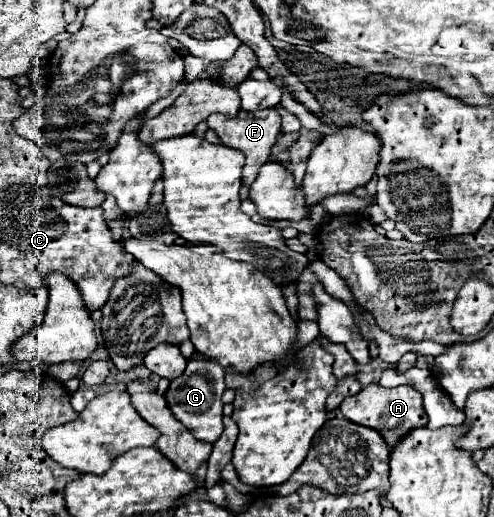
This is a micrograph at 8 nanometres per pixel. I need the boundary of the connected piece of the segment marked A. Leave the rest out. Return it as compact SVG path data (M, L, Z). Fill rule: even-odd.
M373 382L373 384L365 386L361 392L347 396L341 402L339 410L347 420L351 420L355 424L379 430L379 434L385 438L385 442L389 446L395 446L397 440L401 440L401 434L407 434L409 430L427 424L427 414L423 410L423 398L409 384L397 386L397 388L383 388L381 384Z

